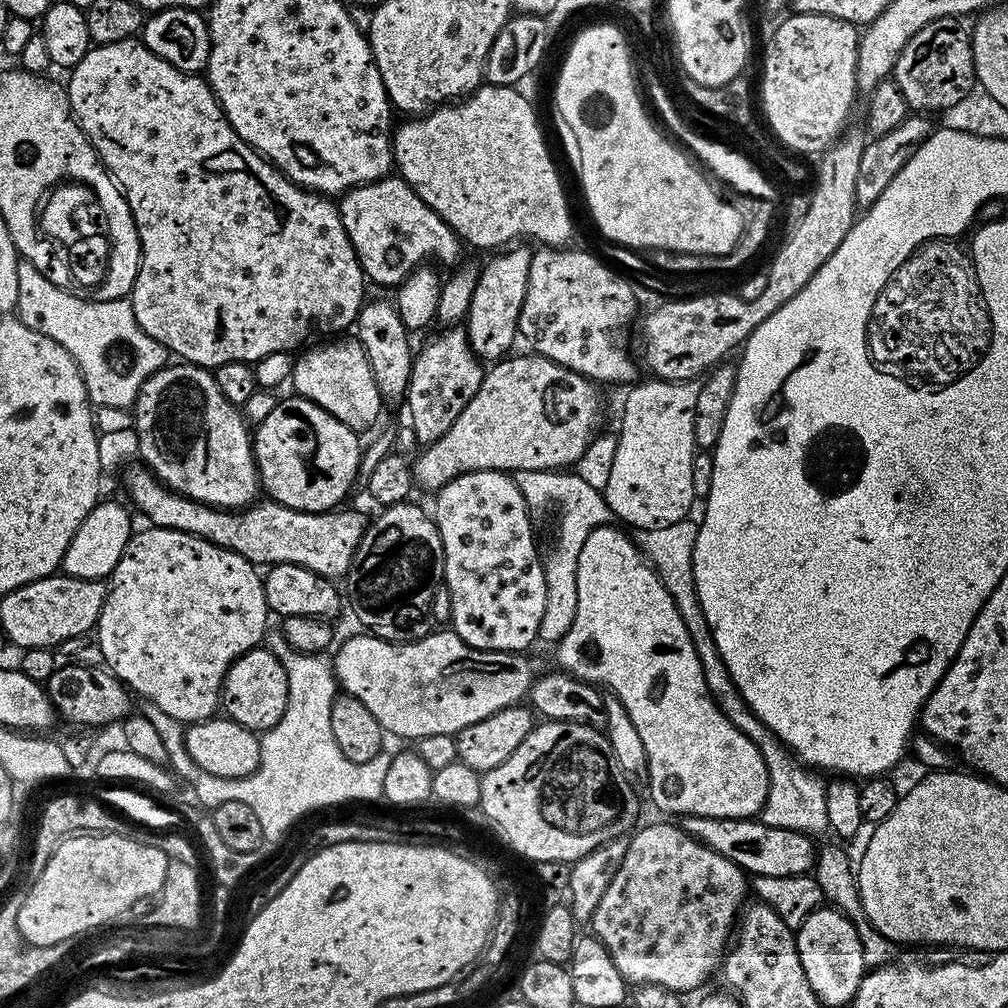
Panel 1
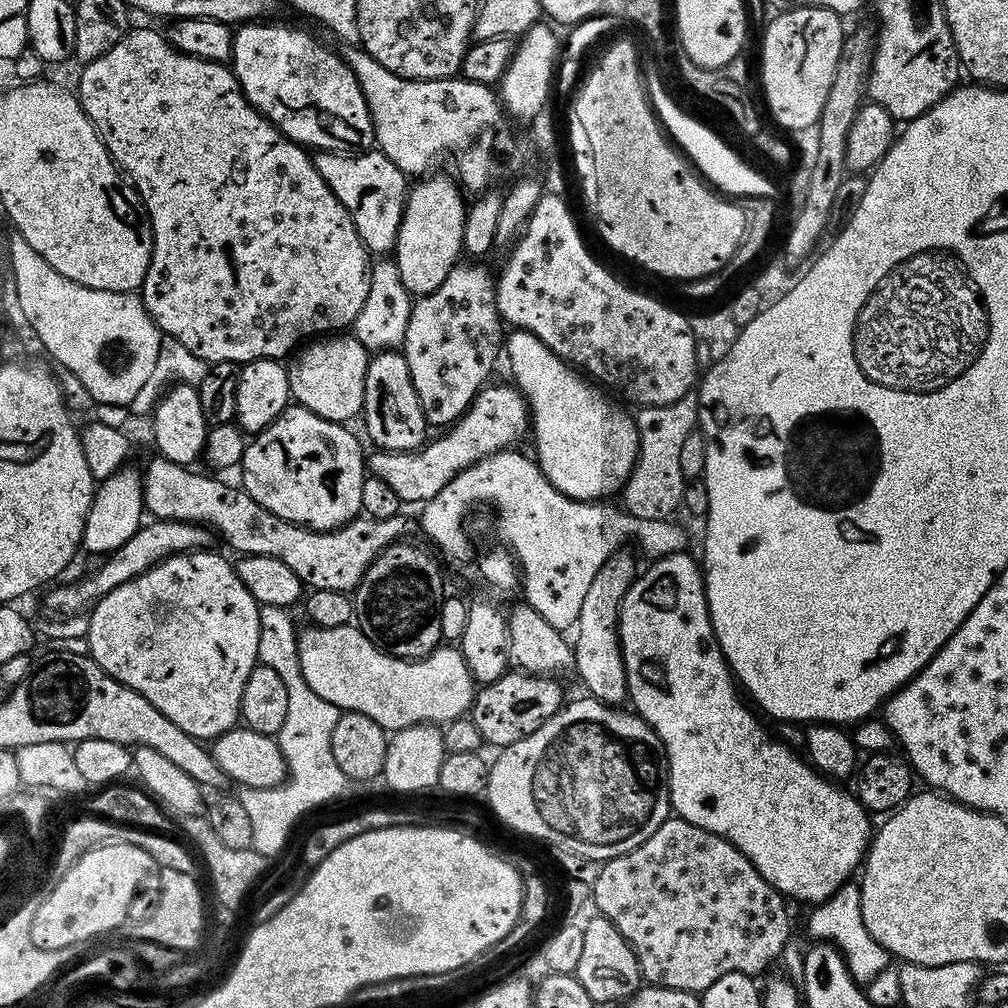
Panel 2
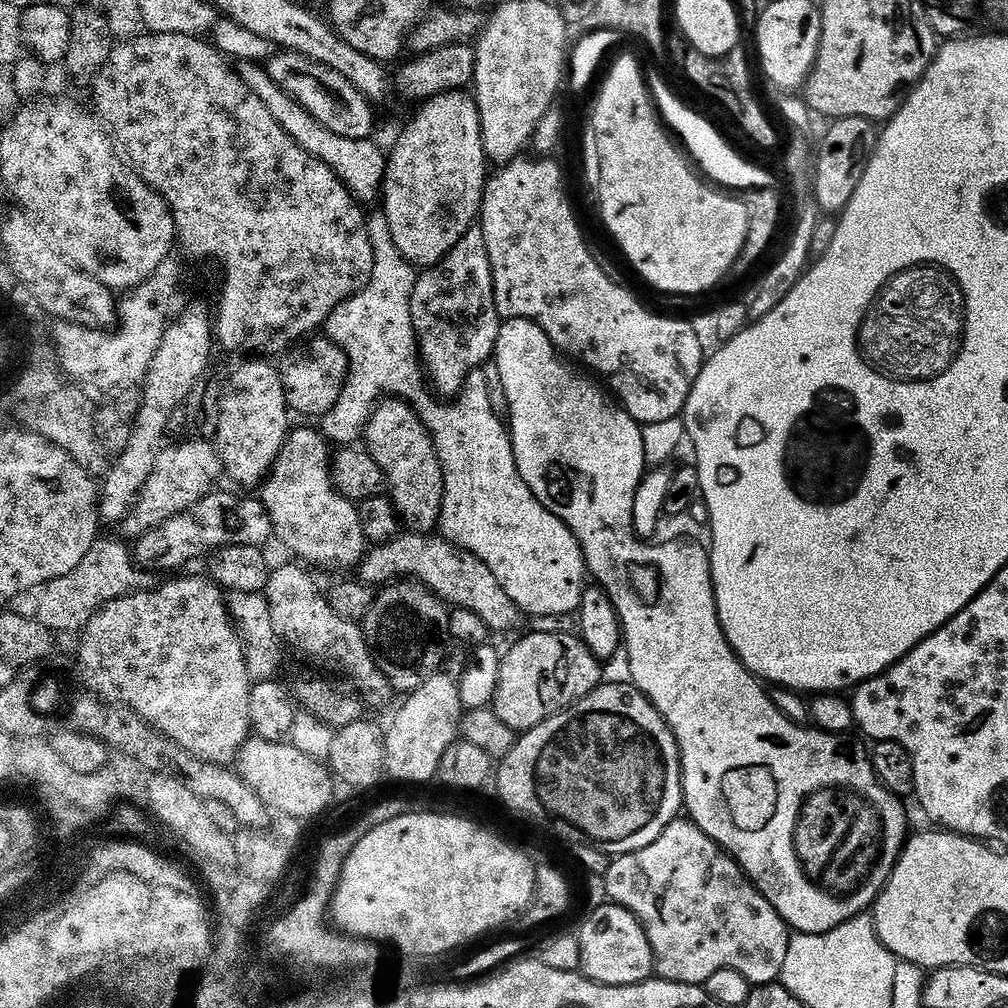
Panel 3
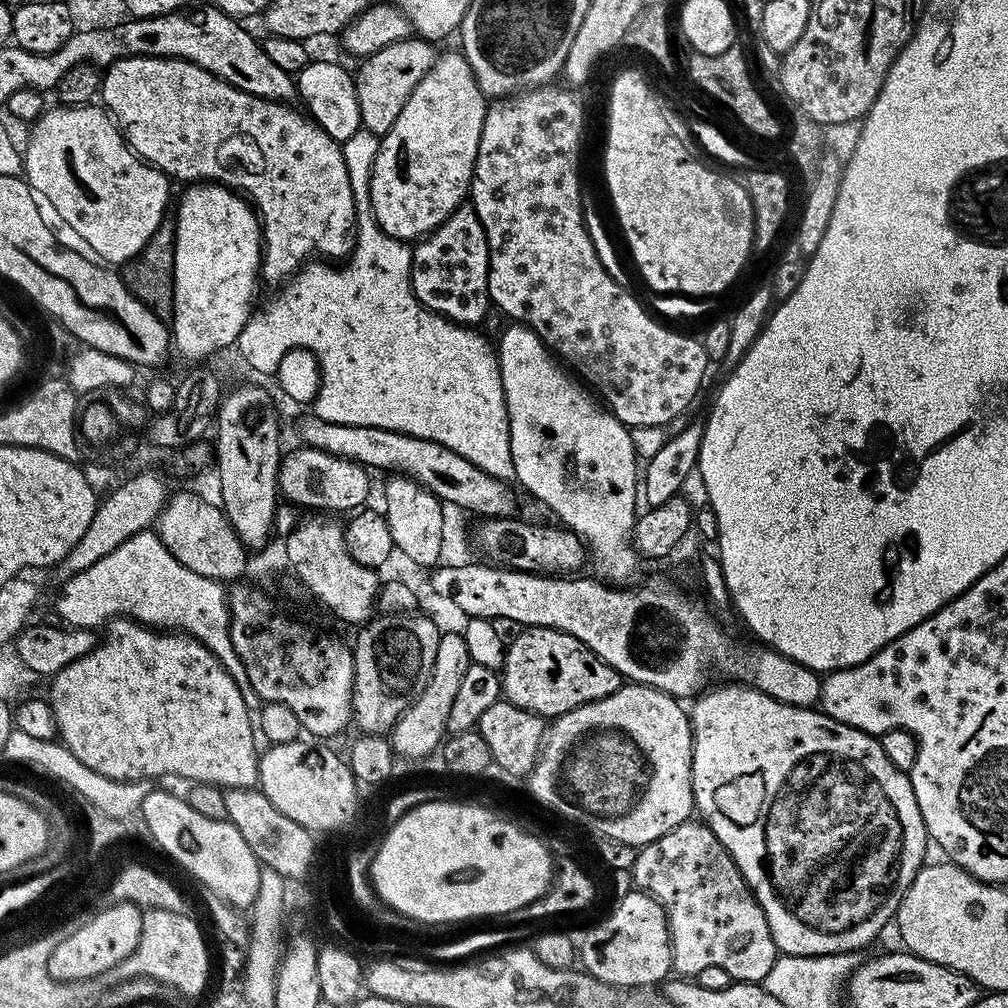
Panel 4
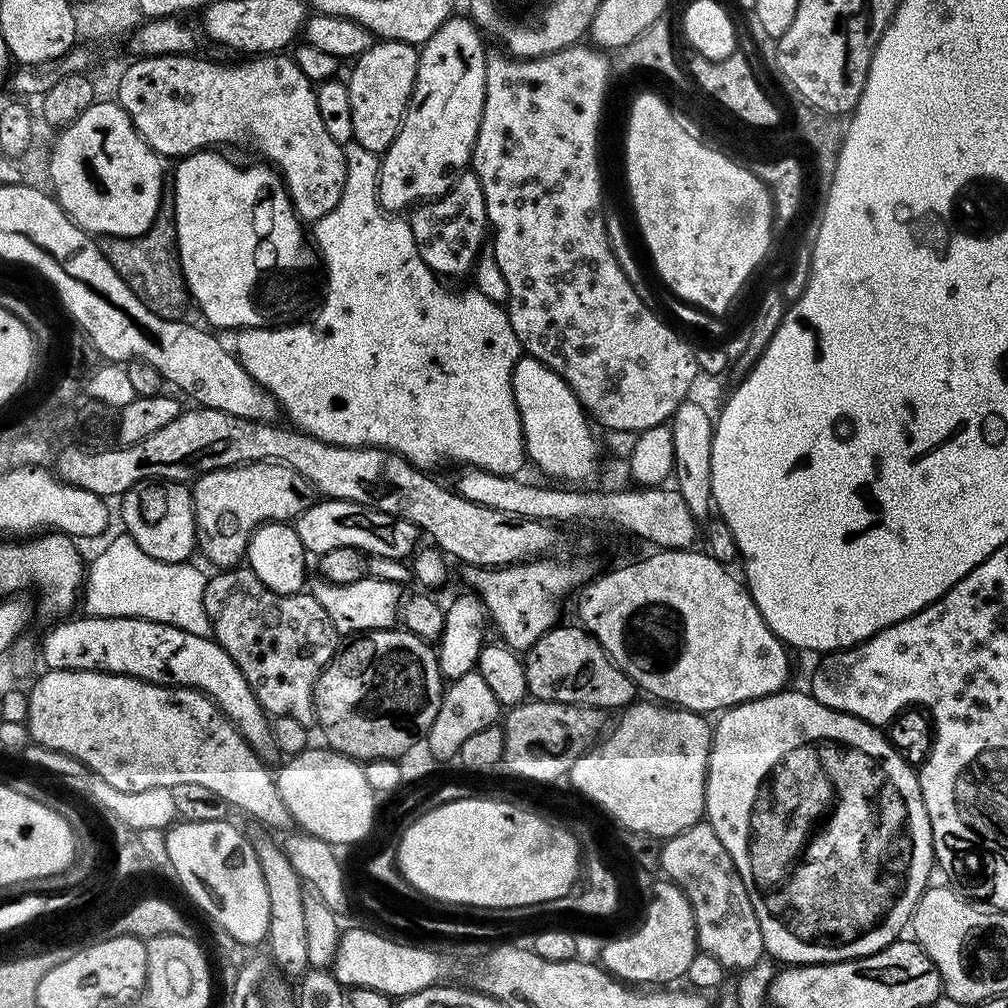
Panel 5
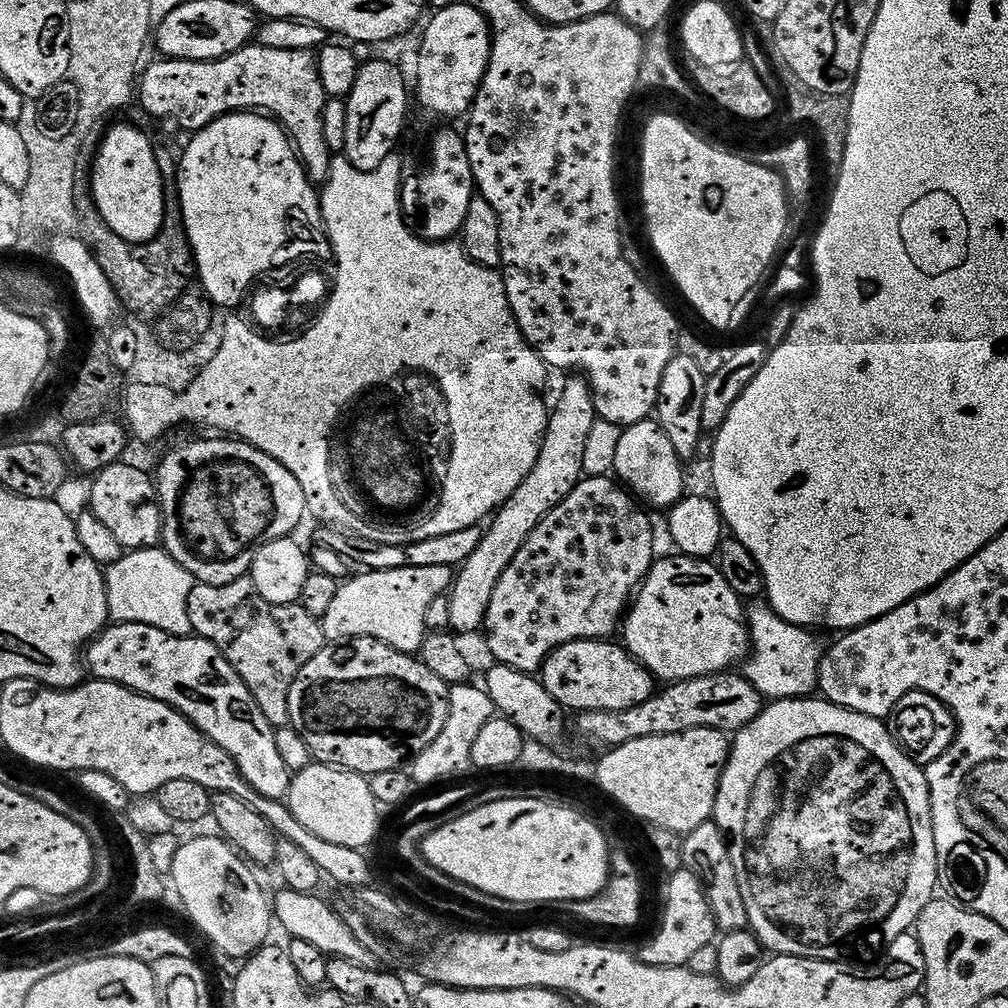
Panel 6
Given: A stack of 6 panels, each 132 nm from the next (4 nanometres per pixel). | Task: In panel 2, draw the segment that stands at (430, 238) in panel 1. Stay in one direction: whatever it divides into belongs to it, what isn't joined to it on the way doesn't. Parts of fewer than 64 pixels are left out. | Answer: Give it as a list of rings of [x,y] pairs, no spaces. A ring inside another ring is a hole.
[[[379,150],[359,154],[313,151],[311,157],[326,186],[334,190],[334,198],[346,206],[354,222],[354,230],[358,230],[358,238],[362,238],[369,253],[391,253],[396,247],[398,230],[404,217],[404,203],[408,201],[410,191],[404,172],[398,170],[398,166],[394,166],[394,162],[390,162],[390,158]]]

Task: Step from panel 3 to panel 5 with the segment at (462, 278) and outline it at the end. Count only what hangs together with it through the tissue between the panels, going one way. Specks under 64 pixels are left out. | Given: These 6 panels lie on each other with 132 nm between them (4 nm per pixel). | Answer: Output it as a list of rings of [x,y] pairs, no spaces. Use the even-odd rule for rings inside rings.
[[[461,171],[443,196],[415,205],[407,222],[414,234],[418,254],[432,272],[441,278],[466,275],[475,266],[480,256],[480,247],[484,244],[484,236],[486,244],[486,233],[490,228],[482,182],[475,172]]]

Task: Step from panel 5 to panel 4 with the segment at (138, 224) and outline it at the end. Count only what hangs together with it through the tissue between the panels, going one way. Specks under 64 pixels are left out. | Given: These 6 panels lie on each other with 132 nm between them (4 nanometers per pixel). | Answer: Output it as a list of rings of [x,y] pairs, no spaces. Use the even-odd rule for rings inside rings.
[[[55,106],[49,107],[42,115],[31,125],[31,132],[29,134],[29,146],[26,147],[26,152],[22,155],[22,176],[27,180],[32,191],[39,194],[46,201],[48,199],[47,207],[57,212],[94,251],[95,255],[101,261],[107,262],[112,266],[123,266],[128,261],[134,259],[139,252],[144,249],[146,242],[150,242],[150,238],[154,234],[154,230],[158,230],[158,226],[166,219],[164,212],[168,208],[168,184],[170,185],[169,177],[165,176],[163,172],[159,172],[152,164],[146,163],[145,160],[140,159],[132,148],[128,145],[124,138],[123,132],[120,131],[115,120],[103,107],[100,106]]]

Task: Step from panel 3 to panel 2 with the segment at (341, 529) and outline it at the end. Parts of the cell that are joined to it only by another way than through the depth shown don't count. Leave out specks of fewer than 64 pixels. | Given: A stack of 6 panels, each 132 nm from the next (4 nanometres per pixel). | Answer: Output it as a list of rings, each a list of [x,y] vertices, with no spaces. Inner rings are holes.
[[[288,406],[284,412],[278,414],[274,418],[272,424],[266,426],[262,431],[255,433],[245,443],[244,453],[238,465],[238,473],[240,472],[239,483],[244,491],[250,494],[250,498],[254,498],[254,502],[258,502],[258,506],[266,506],[266,510],[270,510],[270,514],[278,514],[278,518],[282,518],[291,524],[301,524],[304,528],[312,528],[316,532],[332,532],[336,528],[341,528],[343,524],[348,524],[362,512],[362,482],[366,475],[366,448],[360,445],[360,440],[351,432],[351,427],[344,424],[335,424],[332,420],[322,418],[318,414],[314,414],[310,410],[299,406]]]

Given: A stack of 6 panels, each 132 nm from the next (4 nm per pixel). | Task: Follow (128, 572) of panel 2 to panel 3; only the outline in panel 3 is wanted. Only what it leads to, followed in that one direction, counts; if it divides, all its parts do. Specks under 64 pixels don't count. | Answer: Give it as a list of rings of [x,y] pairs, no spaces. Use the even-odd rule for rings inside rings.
[[[213,490],[198,498],[194,506],[186,506],[186,510],[166,518],[166,522],[146,530],[146,534],[135,537],[130,551],[136,567],[145,570],[157,568],[160,572],[166,572],[170,568],[183,569],[180,568],[183,564],[188,564],[199,556],[207,557],[217,548],[254,546],[263,549],[264,543],[272,539],[270,514],[259,498],[255,495],[235,496],[232,492]]]

